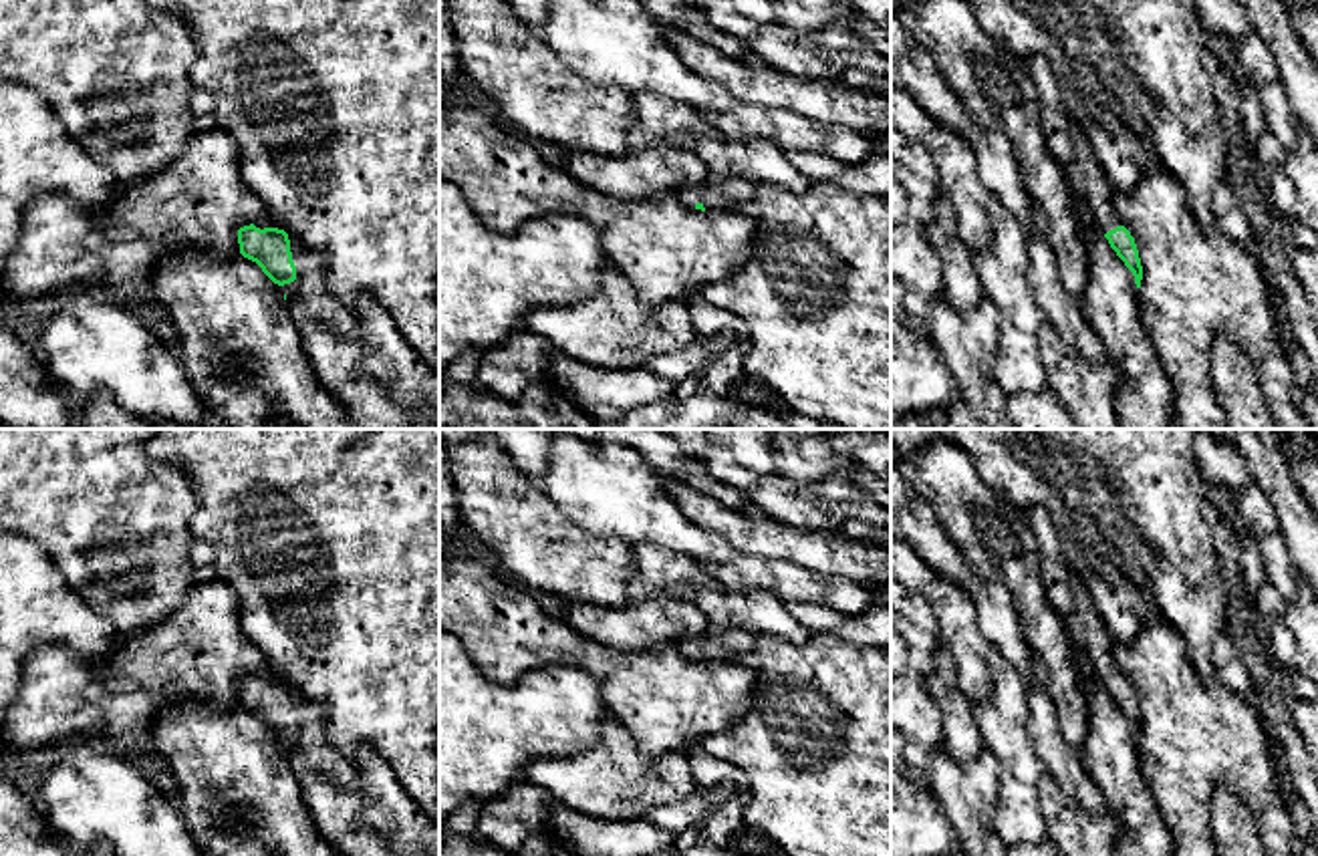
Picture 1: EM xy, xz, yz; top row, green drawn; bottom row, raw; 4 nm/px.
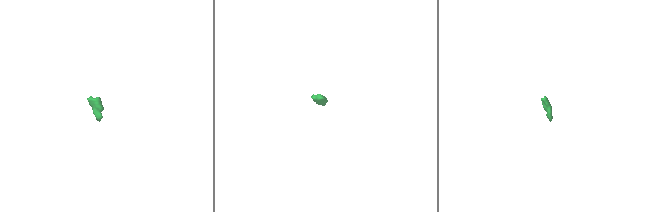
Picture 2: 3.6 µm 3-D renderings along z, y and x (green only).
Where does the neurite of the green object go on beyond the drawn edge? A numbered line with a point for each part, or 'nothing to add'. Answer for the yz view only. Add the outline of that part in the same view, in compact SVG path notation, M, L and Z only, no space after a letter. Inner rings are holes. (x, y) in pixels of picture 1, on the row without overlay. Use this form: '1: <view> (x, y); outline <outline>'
1: yz (1085, 625); outline M1074 572L1070 574L1070 588L1074 592L1074 612L1066 616L1064 622L1092 673L1102 685L1125 677L1112 655L1112 638L1108 636L1082 578Z

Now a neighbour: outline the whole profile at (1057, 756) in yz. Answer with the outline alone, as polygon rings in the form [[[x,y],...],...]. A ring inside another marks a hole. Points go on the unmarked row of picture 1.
[[[1036,661],[1038,679],[1028,687],[1034,747],[1048,771],[1088,814],[1106,812],[1104,800],[1090,779],[1082,755],[1062,735],[1054,703],[1044,685],[1044,671]]]

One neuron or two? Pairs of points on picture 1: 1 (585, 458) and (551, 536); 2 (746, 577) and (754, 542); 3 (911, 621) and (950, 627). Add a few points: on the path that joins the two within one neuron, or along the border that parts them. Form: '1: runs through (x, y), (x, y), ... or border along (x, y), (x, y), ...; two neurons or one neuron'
1: border along (543, 490), (573, 522), (603, 536); two neurons
2: border along (738, 550), (750, 556), (788, 560), (799, 566); two neurons
3: border along (911, 591), (919, 593), (932, 607), (942, 647); two neurons

